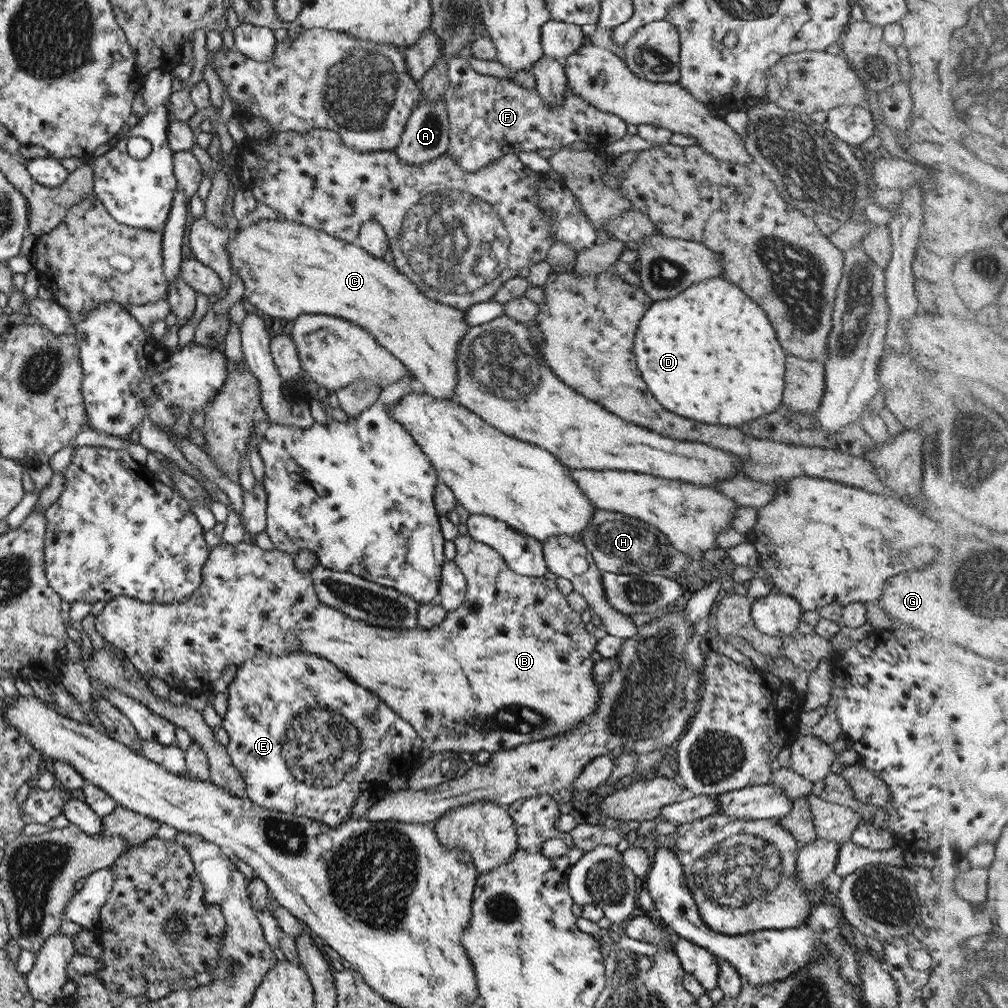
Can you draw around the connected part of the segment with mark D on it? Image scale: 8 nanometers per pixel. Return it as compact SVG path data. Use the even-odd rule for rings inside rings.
M722 277L706 278L701 282L690 284L689 288L683 292L677 293L673 297L665 300L652 301L649 308L646 308L645 314L639 319L637 330L633 337L633 354L635 355L635 364L647 390L655 396L655 400L669 412L691 418L697 422L705 424L721 424L721 426L737 426L745 420L755 420L761 414L767 414L775 410L782 402L782 390L784 387L784 358L786 352L781 349L777 342L773 327L769 324L765 312L755 302L749 300L749 297L735 284L723 280Z

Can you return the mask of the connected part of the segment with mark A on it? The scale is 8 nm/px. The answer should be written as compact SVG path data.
M421 97L409 116L394 153L402 163L421 164L448 149L448 124L443 99L429 102Z

